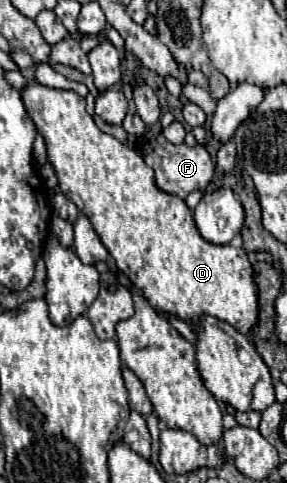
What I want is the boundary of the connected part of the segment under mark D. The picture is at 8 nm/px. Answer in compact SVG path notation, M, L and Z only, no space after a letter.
M30 81L22 89L22 101L28 117L44 137L48 161L56 171L60 193L74 201L78 211L90 219L94 231L110 251L118 269L132 279L146 301L156 311L172 313L188 323L196 321L200 315L212 315L248 335L252 321L256 321L256 285L252 285L252 265L246 251L232 245L214 245L202 239L186 203L180 197L164 193L156 187L154 171L144 163L138 151L98 129L92 115L86 111L84 97L80 97L76 91L52 89Z

